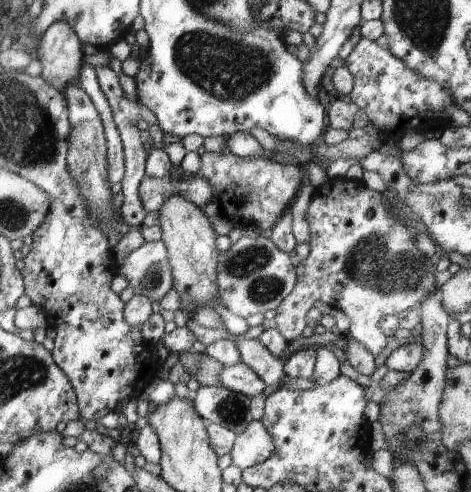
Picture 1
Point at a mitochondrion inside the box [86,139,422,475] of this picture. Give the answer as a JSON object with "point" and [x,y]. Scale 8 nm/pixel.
{"point":[252,266]}

